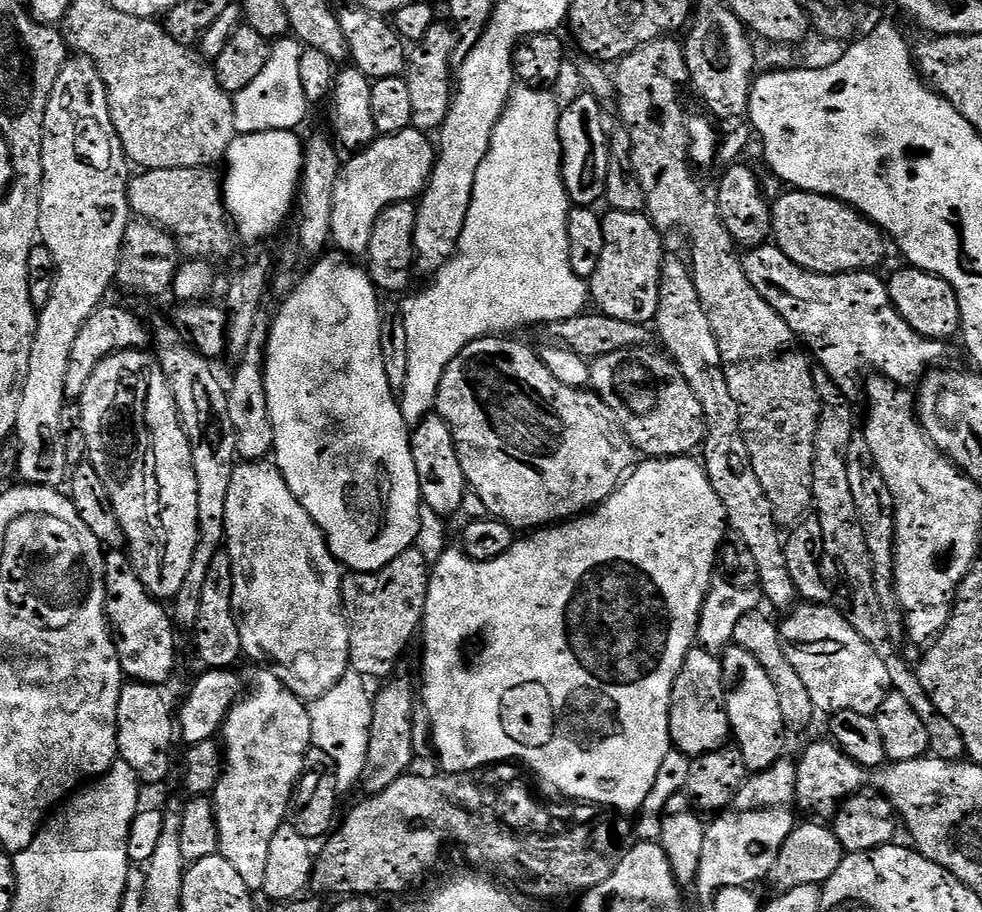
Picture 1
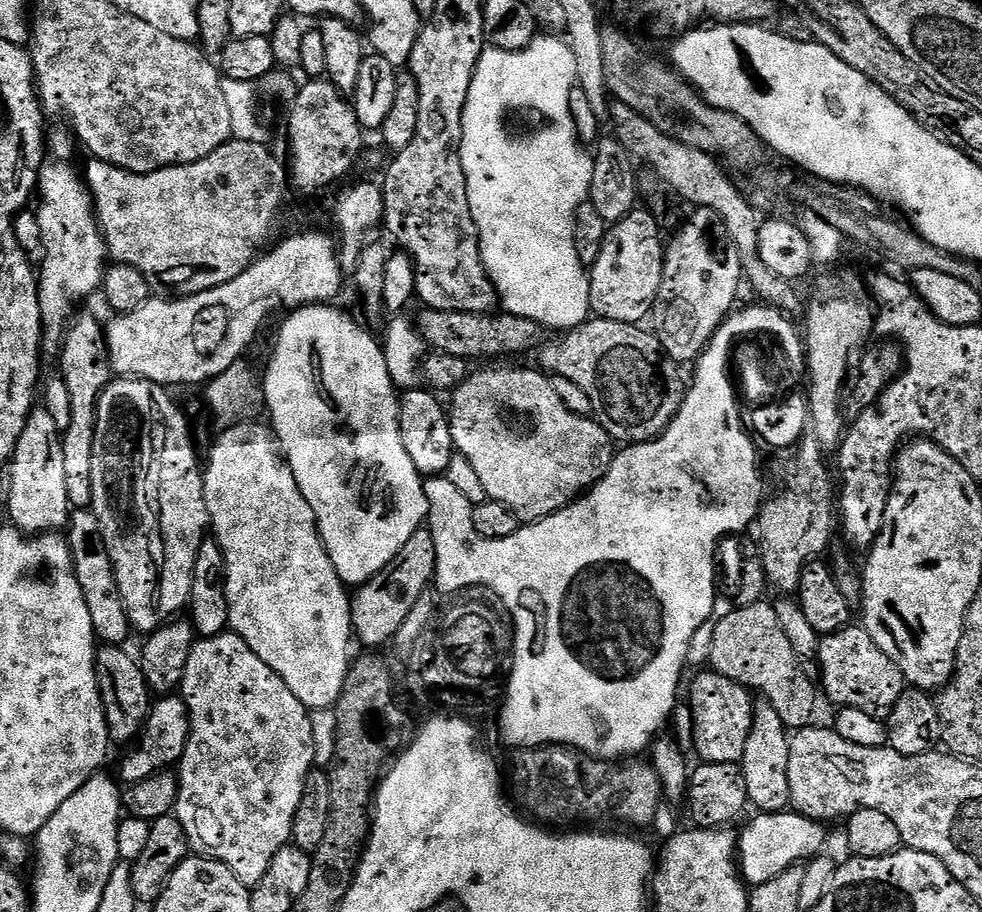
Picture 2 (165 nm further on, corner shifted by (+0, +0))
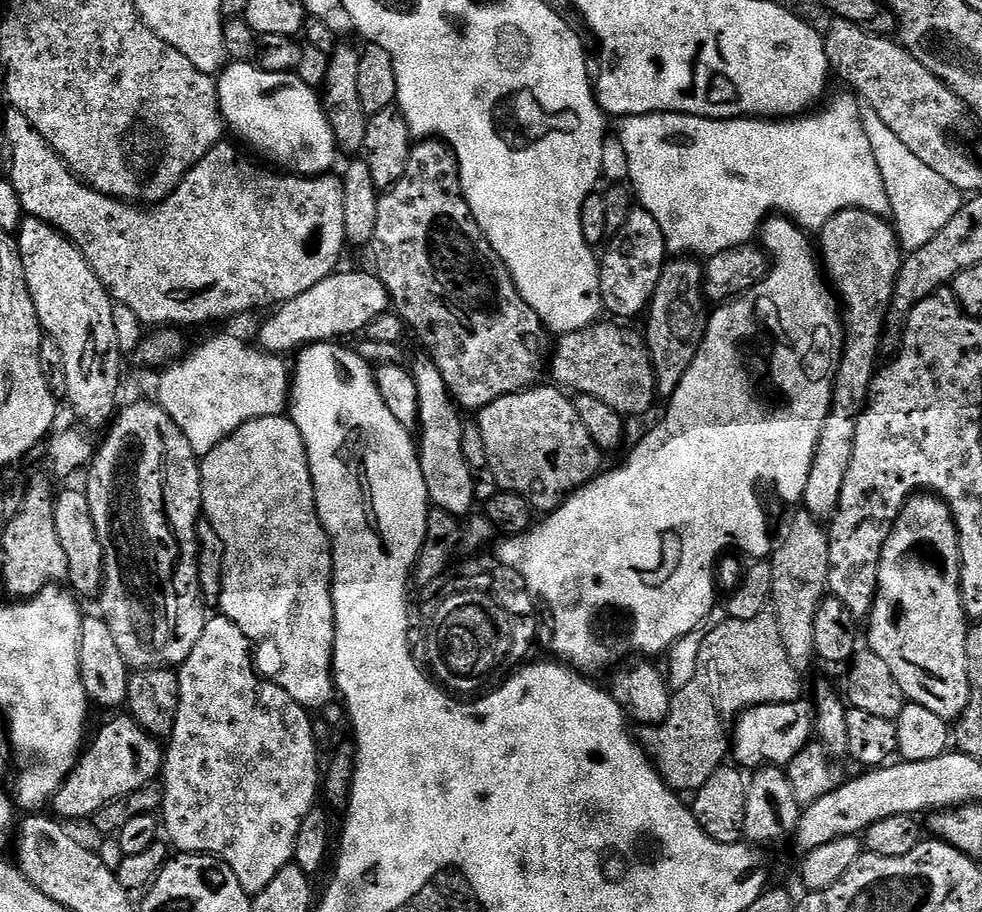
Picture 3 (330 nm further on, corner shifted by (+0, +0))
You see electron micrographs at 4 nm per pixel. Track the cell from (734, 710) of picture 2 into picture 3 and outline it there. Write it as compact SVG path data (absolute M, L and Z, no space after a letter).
M801 698L777 704L754 704L744 709L730 728L731 759L736 759L735 763L744 770L789 765L800 751L809 747L814 736L814 708L806 700Z

